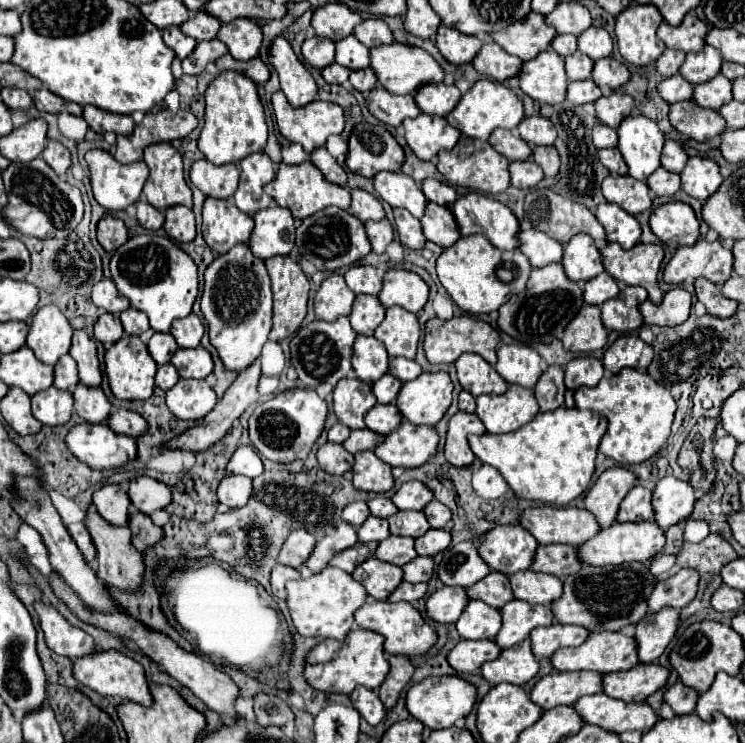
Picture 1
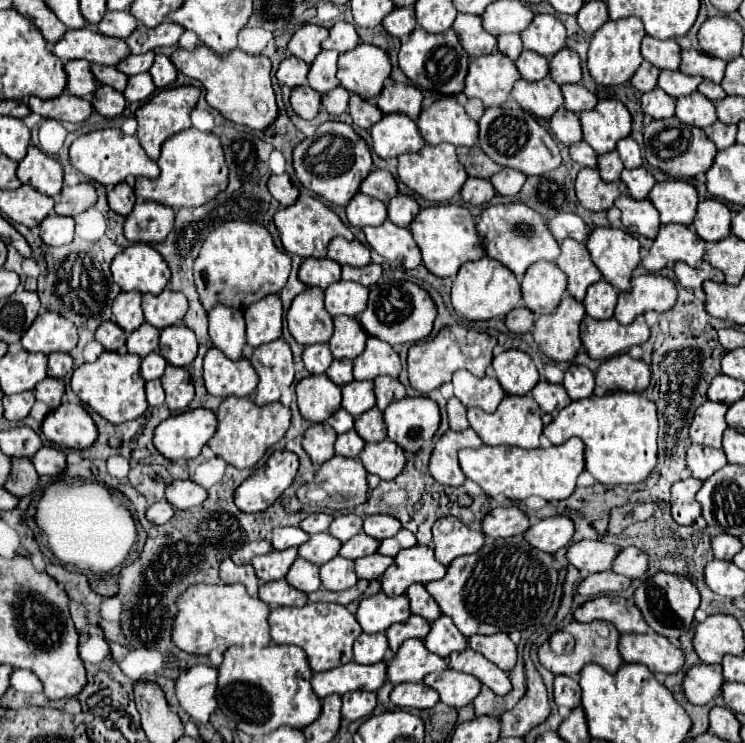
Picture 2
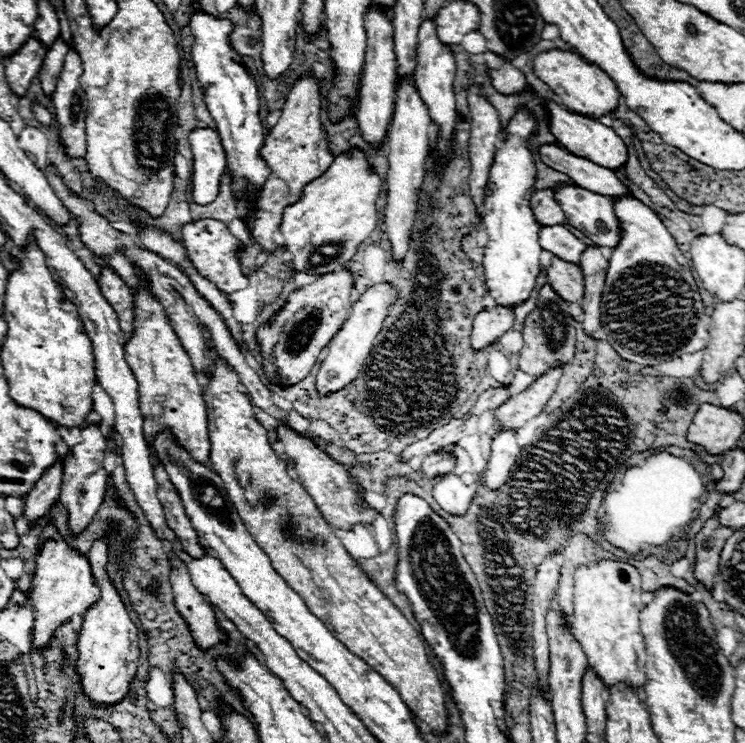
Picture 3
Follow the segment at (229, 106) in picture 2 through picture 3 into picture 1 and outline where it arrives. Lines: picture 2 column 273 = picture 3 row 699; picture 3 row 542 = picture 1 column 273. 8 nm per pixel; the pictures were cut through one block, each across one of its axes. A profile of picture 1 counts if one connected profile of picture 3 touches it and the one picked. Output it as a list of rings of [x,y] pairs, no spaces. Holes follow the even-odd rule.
[[[282,92],[272,94],[272,106],[274,106],[274,114],[276,114],[276,124],[278,130],[284,138],[288,138],[290,142],[298,142],[304,146],[304,150],[310,154],[314,148],[320,148],[326,144],[326,138],[330,134],[340,134],[344,130],[344,112],[338,104],[334,102],[322,102],[322,100],[314,100],[302,108],[292,108],[286,100],[286,96]]]

